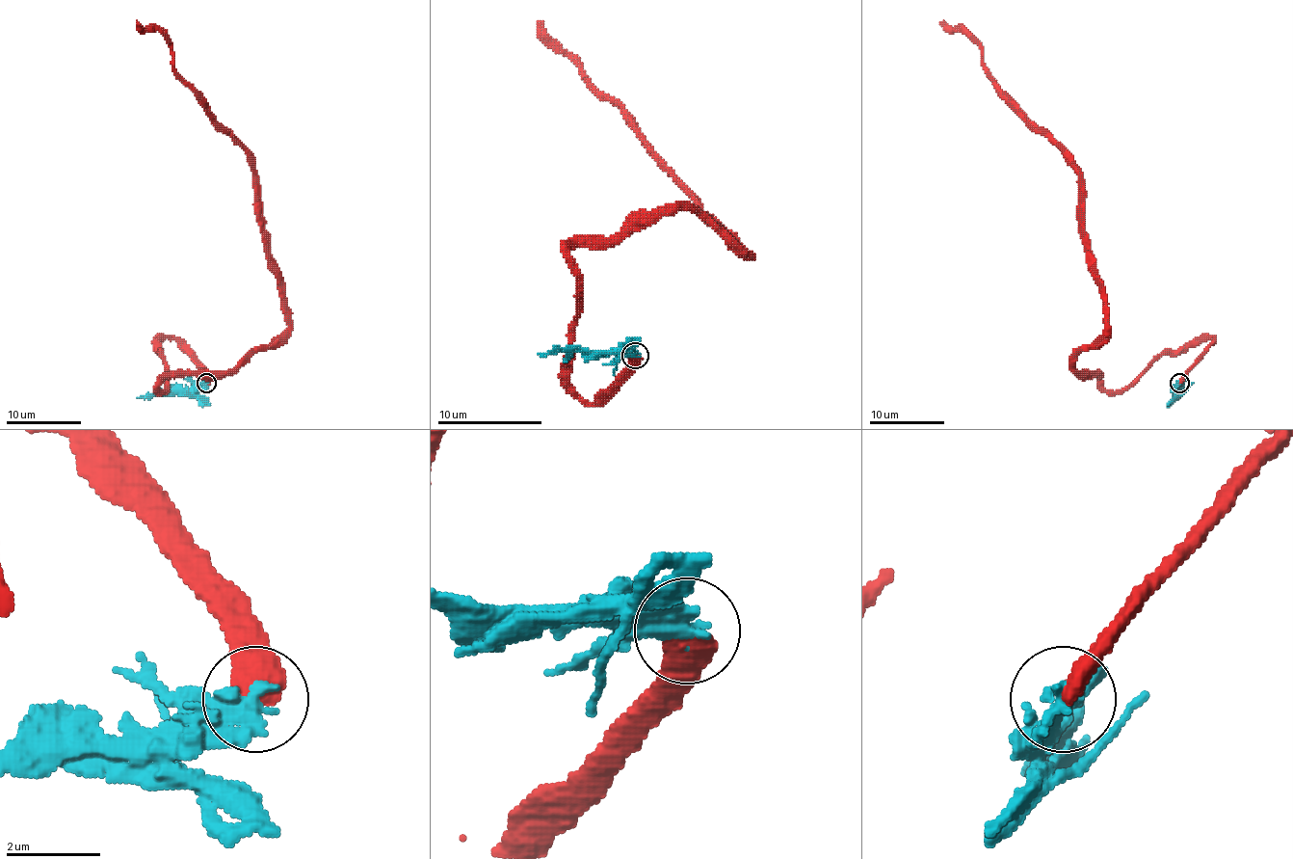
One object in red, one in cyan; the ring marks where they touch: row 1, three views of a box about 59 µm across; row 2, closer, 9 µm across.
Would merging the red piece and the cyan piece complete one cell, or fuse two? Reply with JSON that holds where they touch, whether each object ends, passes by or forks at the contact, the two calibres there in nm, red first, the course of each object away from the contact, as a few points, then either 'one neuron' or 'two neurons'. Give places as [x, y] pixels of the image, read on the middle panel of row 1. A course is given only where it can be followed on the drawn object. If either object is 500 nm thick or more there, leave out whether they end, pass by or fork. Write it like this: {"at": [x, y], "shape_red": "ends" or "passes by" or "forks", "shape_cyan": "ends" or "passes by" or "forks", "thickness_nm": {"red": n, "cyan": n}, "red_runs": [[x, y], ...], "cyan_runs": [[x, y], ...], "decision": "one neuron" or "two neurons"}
{"at": [635, 356], "thickness_nm": {"red": 550, "cyan": 460}, "red_runs": [[634, 356], [593, 403], [569, 382], [569, 249], [692, 209], [750, 252], [538, 21]], "cyan_runs": [[634, 356], [561, 351], [538, 354]], "decision": "two neurons"}

